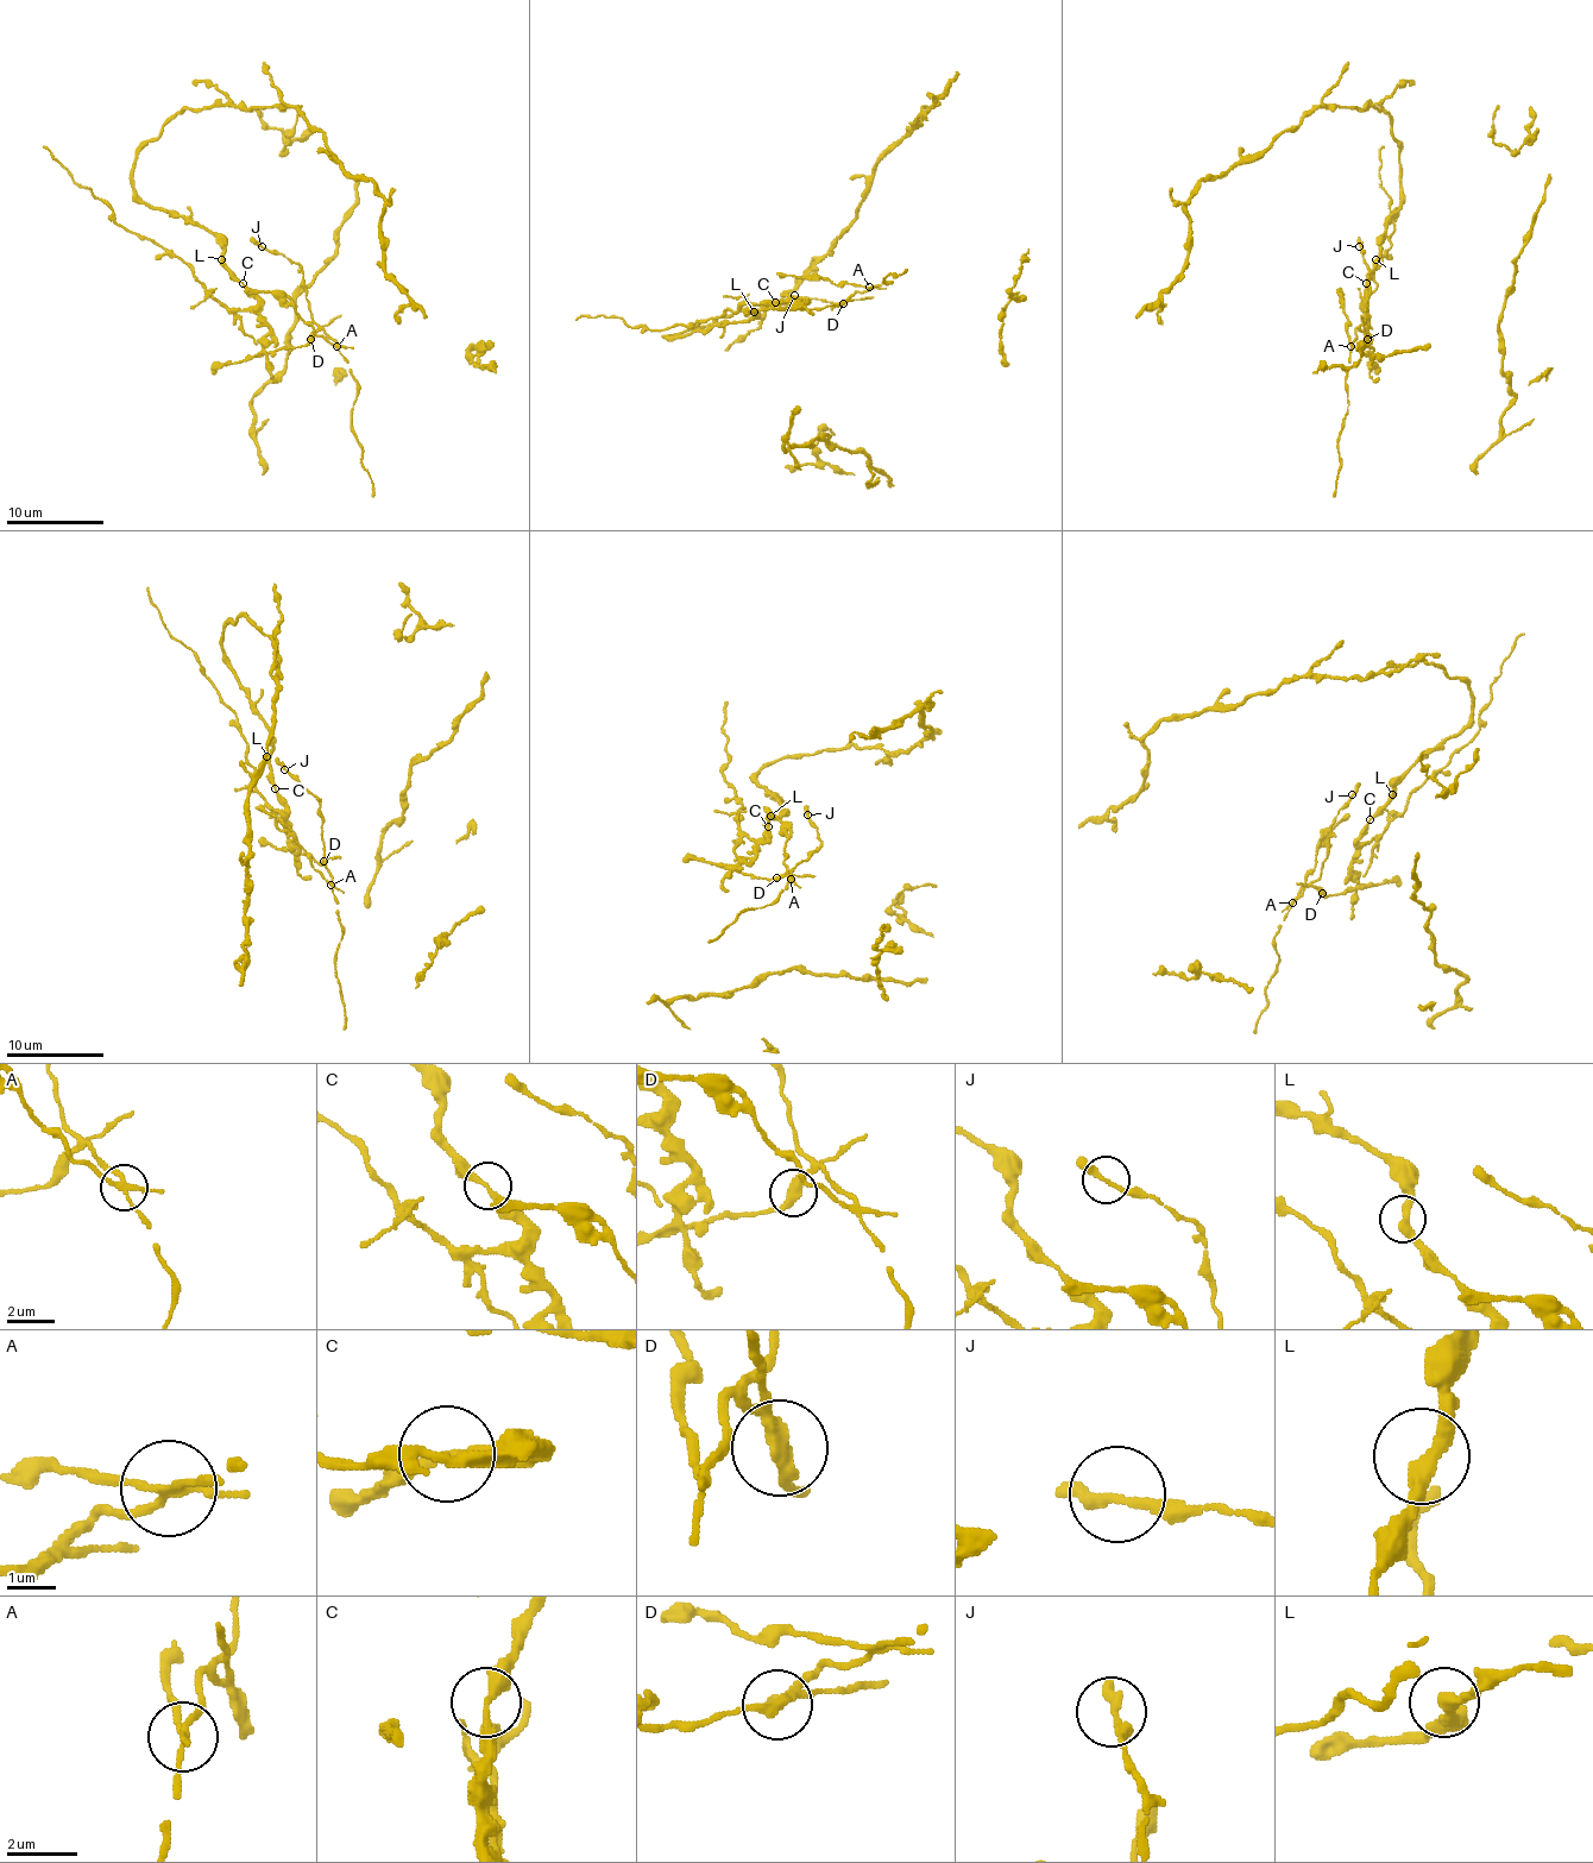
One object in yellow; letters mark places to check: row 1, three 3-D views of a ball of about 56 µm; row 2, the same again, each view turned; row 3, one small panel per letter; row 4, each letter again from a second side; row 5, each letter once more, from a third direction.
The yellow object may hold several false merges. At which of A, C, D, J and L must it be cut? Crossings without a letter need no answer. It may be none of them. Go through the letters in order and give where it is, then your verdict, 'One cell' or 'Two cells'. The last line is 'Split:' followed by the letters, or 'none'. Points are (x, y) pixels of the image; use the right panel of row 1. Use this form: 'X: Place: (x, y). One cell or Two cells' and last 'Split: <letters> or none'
A: Place: (1351, 346). Two cells
C: Place: (1366, 283). Two cells
D: Place: (1367, 339). Two cells
J: Place: (1359, 246). One cell
L: Place: (1376, 259). One cell
Split: A, C, D

